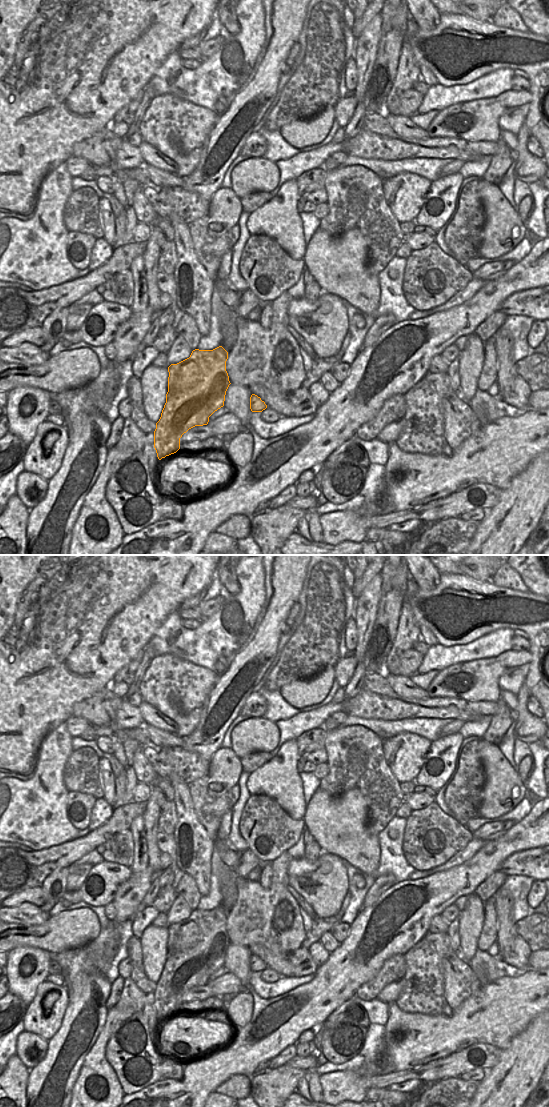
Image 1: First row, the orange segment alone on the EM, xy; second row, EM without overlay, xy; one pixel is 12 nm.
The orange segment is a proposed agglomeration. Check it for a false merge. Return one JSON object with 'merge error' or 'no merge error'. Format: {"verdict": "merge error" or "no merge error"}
{"verdict": "merge error"}

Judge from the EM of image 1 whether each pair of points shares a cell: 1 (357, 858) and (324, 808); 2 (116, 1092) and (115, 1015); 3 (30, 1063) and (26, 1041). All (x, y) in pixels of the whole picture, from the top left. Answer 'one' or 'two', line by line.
1: one
2: one
3: one

